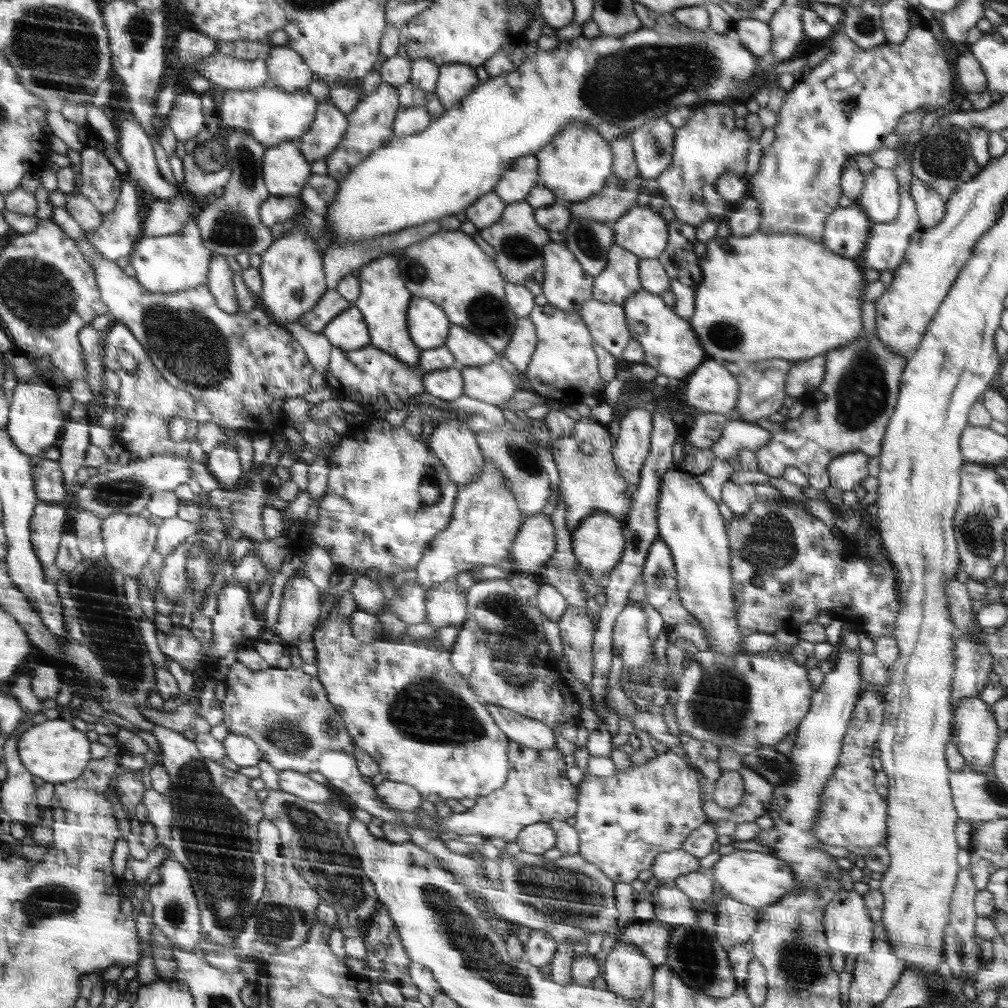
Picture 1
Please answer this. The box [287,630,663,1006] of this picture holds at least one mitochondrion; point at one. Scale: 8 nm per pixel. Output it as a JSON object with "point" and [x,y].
{"point":[476,949]}

